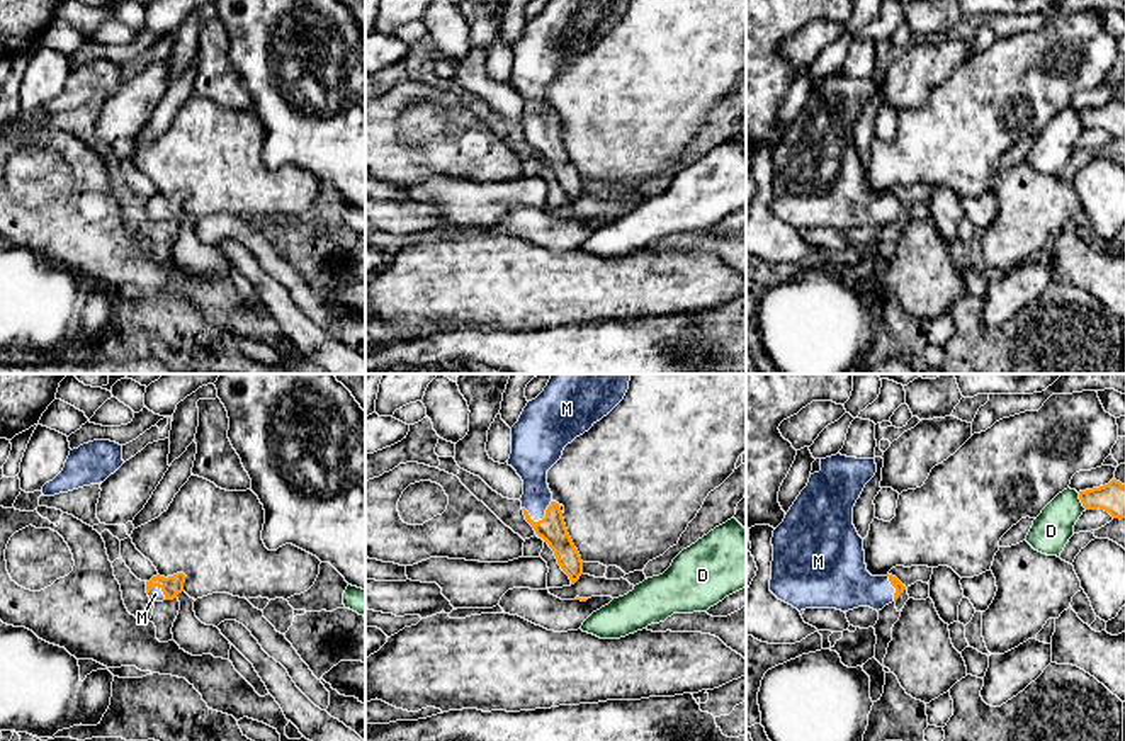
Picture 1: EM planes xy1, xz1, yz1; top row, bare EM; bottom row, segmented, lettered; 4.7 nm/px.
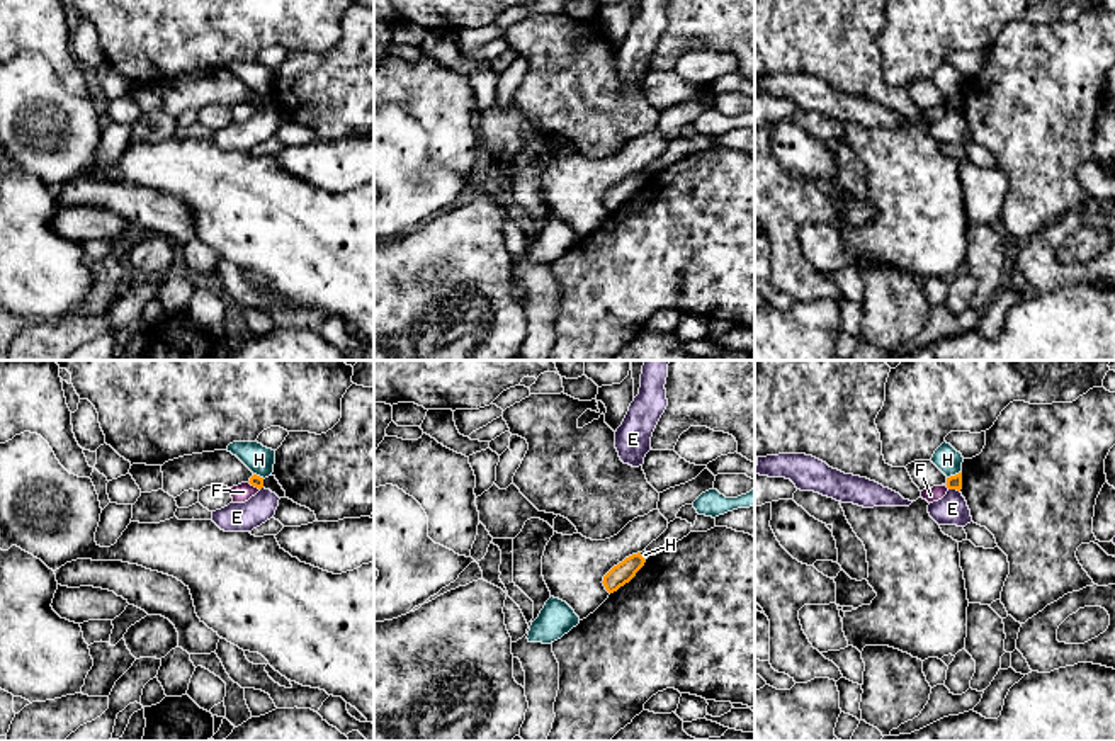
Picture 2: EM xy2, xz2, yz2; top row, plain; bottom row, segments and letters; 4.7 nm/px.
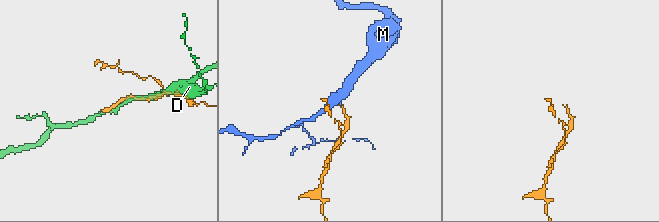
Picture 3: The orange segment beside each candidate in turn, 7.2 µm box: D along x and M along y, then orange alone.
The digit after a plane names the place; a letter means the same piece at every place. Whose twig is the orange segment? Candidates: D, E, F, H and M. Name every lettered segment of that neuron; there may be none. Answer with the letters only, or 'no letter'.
M

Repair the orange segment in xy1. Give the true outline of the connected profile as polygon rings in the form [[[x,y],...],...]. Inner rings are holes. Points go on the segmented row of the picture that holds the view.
[[[177,573],[168,578],[156,574],[146,581],[146,593],[151,602],[173,600],[184,591],[185,578],[187,576],[184,573]]]

